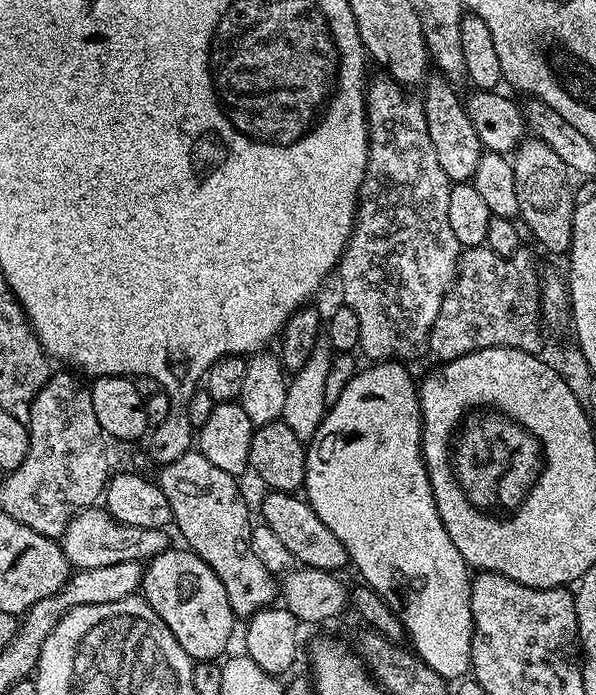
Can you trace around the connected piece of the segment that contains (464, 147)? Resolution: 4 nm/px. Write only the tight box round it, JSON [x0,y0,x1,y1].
[422,74,482,181]

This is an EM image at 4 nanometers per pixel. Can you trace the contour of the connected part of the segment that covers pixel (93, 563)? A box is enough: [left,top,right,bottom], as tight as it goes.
[60,506,172,569]

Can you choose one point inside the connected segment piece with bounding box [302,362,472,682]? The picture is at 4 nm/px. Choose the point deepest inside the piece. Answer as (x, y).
(365, 477)

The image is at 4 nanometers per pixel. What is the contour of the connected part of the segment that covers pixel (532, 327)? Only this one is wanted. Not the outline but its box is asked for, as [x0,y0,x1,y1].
[427,246,545,361]

